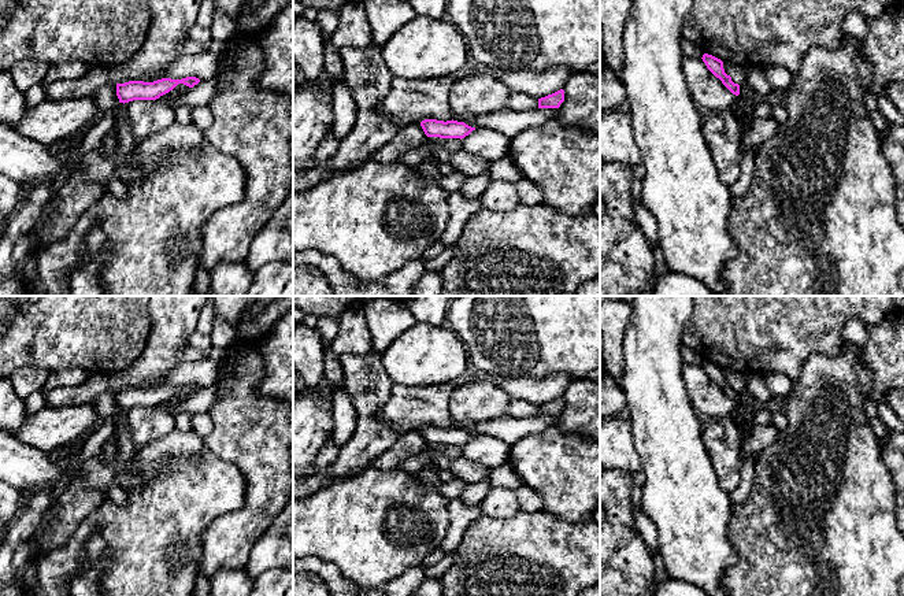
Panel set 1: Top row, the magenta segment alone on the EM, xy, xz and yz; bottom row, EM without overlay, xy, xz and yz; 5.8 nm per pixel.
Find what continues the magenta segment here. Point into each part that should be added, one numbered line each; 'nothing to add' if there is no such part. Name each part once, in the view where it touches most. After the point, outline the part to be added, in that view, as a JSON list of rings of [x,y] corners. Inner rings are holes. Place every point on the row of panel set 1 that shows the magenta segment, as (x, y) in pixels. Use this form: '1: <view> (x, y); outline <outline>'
nothing to add

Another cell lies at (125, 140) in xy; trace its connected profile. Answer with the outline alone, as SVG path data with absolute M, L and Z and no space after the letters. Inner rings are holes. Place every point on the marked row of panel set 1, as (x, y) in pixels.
M119 103L119 107L115 110L115 126L118 127L119 156L125 156L133 151L133 136L129 125L129 118L126 115L126 104L127 103Z

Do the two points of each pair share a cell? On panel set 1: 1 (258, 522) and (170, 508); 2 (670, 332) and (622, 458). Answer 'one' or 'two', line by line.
1: two
2: two

